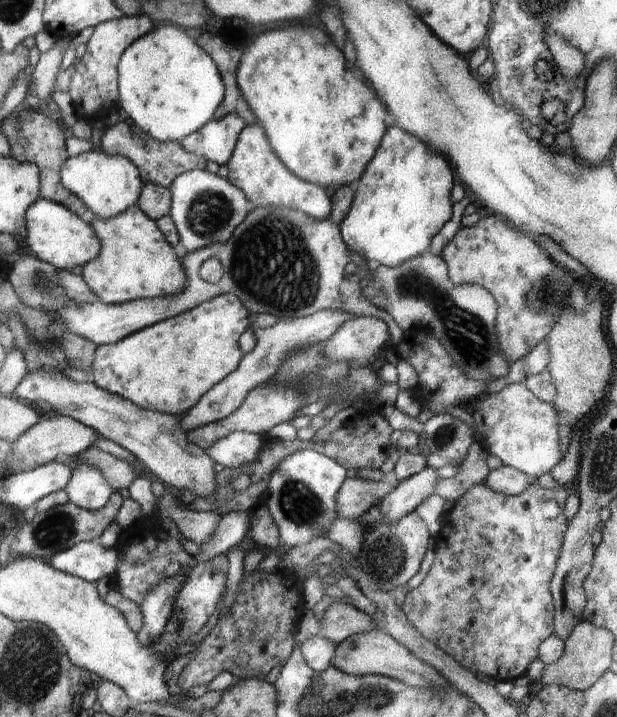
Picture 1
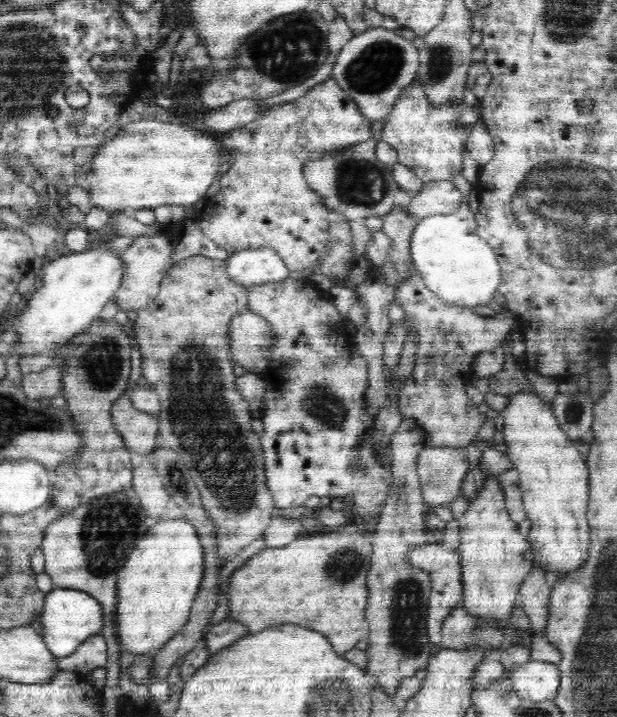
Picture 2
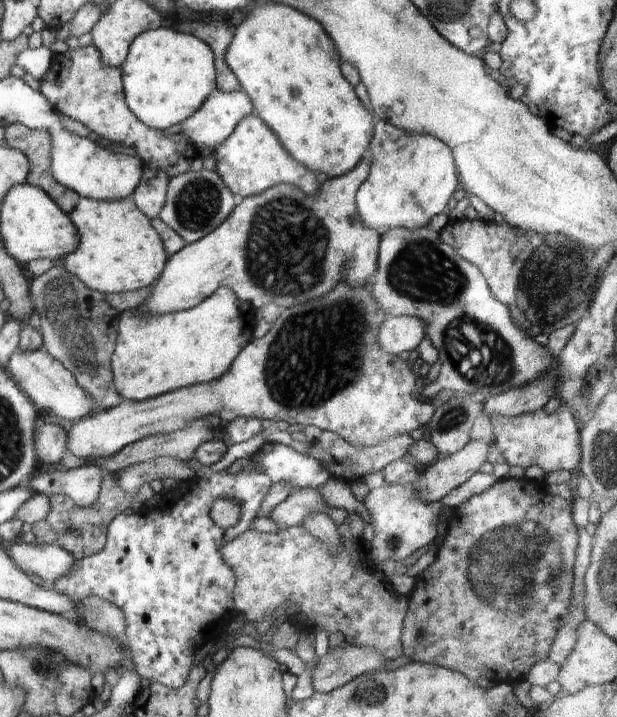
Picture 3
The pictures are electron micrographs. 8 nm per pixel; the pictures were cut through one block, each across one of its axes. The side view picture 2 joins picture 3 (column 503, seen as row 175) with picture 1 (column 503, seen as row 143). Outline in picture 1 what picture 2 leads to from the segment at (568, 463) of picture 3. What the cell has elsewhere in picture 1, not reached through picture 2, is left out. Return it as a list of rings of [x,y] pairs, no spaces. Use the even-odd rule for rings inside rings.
[[[506,384],[497,392],[487,392],[484,398],[472,403],[472,416],[476,424],[476,435],[486,445],[489,455],[496,456],[504,467],[509,467],[534,480],[550,473],[565,456],[560,448],[558,426],[562,421],[553,404],[541,402],[525,385]]]

